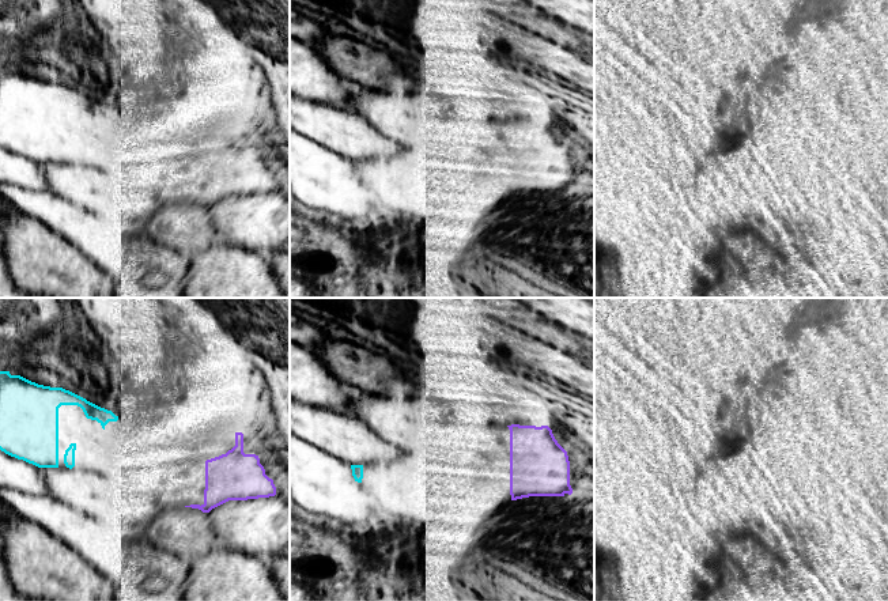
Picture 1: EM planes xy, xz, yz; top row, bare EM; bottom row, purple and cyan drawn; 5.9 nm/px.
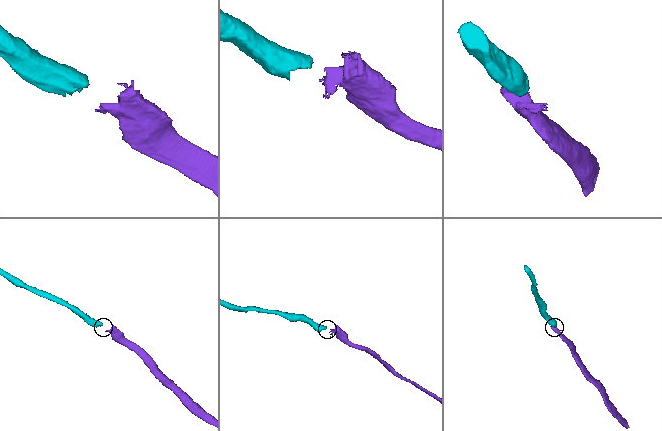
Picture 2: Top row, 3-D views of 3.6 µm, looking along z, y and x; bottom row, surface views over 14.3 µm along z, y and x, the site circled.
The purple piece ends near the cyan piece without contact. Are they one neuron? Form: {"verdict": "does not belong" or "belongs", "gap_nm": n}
{"verdict": "belongs", "gap_nm": 600}

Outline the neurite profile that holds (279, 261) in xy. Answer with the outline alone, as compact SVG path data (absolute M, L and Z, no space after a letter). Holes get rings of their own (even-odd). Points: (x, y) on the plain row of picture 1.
M284 247L281 252L272 254L269 258L275 279L284 298L290 298L290 247Z

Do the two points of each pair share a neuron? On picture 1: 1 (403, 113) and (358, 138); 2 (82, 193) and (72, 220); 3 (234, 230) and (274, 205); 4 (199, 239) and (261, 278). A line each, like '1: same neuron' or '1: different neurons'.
1: different neurons
2: different neurons
3: same neuron
4: different neurons

